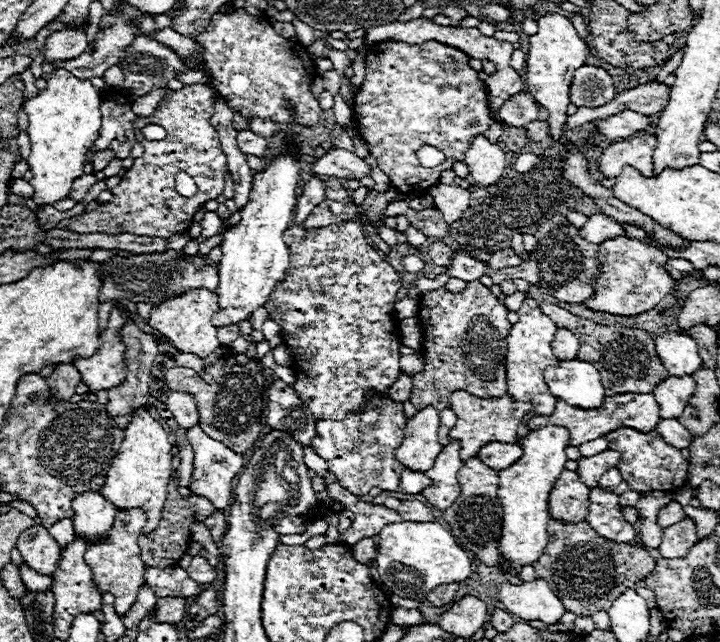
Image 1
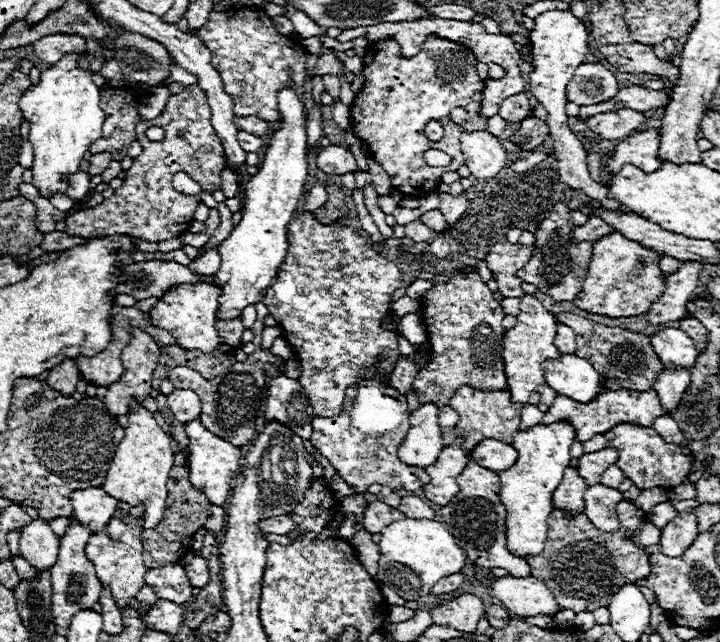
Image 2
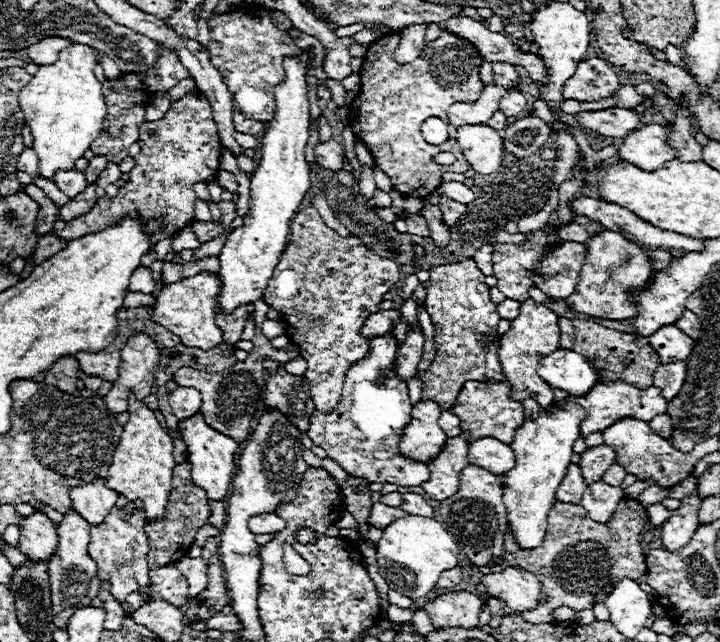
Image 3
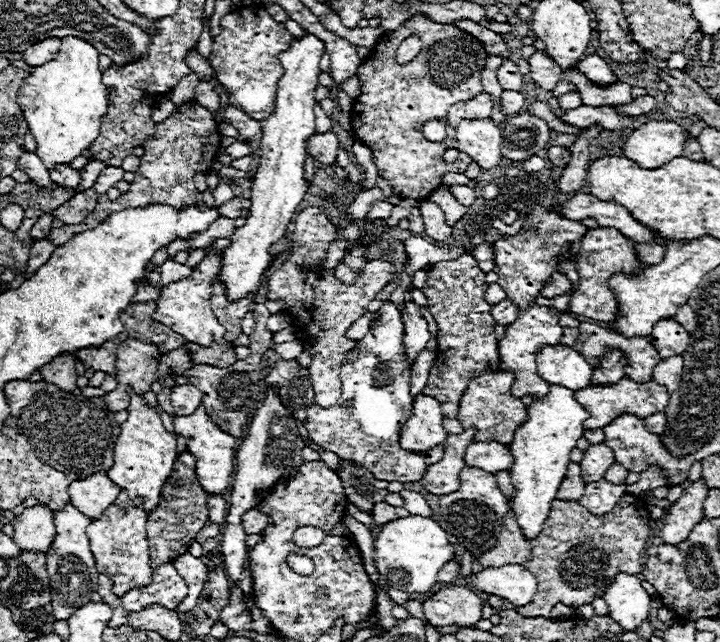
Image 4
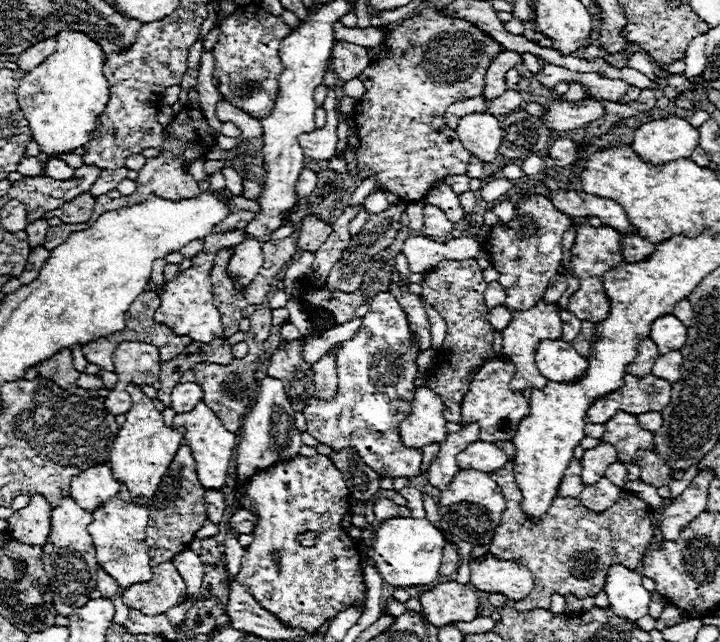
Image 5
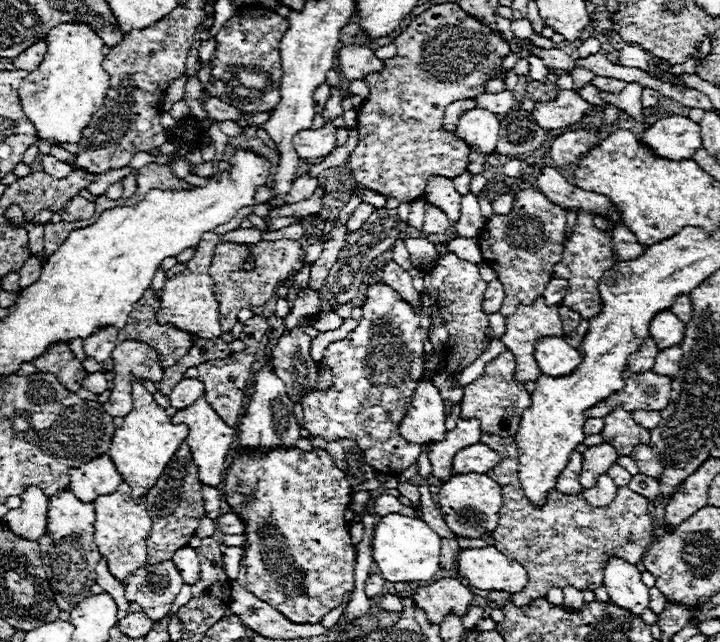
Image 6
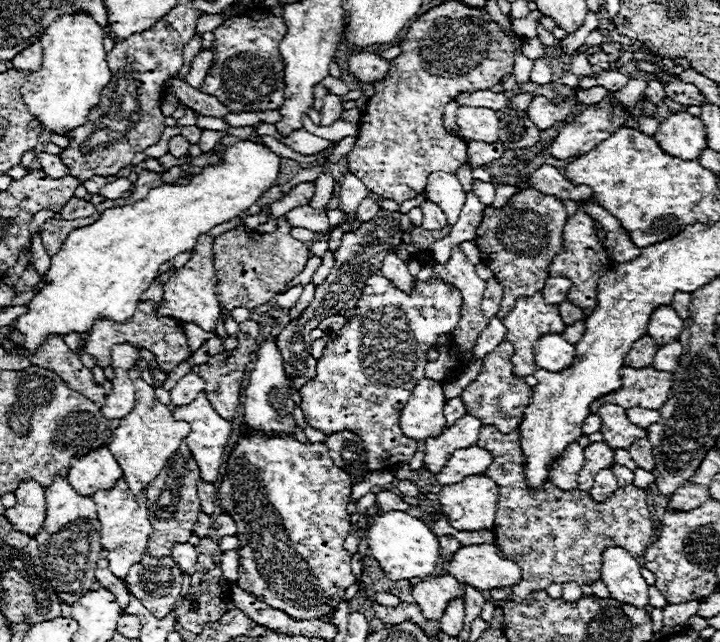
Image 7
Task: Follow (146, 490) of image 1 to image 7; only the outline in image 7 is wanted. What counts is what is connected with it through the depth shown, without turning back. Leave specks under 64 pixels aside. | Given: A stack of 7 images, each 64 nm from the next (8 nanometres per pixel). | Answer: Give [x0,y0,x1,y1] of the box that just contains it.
[108,370,190,496]

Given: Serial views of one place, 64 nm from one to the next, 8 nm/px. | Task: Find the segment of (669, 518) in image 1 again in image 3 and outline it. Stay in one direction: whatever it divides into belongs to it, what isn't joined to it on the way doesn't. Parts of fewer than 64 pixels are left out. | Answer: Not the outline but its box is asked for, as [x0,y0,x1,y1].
[646,504,672,526]

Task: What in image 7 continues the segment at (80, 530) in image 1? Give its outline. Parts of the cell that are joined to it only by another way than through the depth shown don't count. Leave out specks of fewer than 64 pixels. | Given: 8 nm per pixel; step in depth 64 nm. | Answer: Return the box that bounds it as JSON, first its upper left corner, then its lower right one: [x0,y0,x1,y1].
[68,446,122,496]

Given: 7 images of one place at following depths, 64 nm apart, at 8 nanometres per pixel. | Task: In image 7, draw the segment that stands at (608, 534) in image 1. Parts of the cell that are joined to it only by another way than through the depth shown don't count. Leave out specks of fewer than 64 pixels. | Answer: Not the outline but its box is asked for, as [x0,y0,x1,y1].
[588,468,618,502]

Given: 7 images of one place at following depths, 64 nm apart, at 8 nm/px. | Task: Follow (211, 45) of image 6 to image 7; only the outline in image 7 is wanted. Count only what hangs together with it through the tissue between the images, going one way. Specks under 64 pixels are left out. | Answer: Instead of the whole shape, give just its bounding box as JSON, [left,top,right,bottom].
[186,48,213,90]

